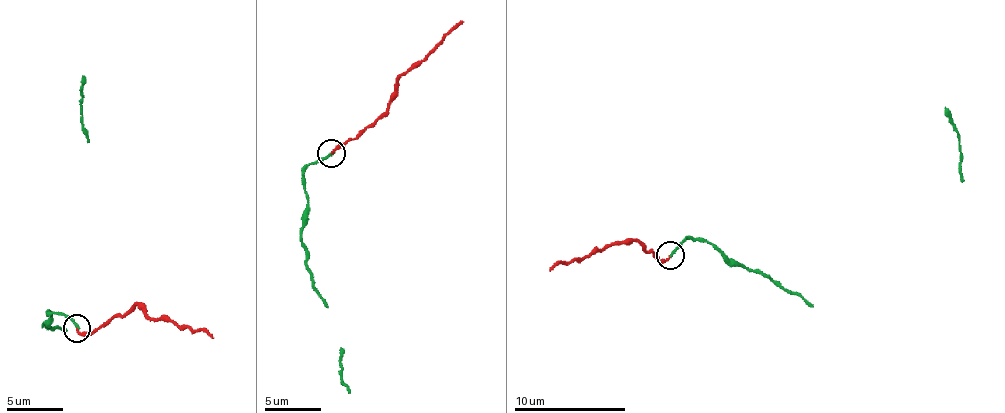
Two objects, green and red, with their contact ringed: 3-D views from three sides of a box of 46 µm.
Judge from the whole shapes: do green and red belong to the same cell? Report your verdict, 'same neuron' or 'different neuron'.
same neuron

